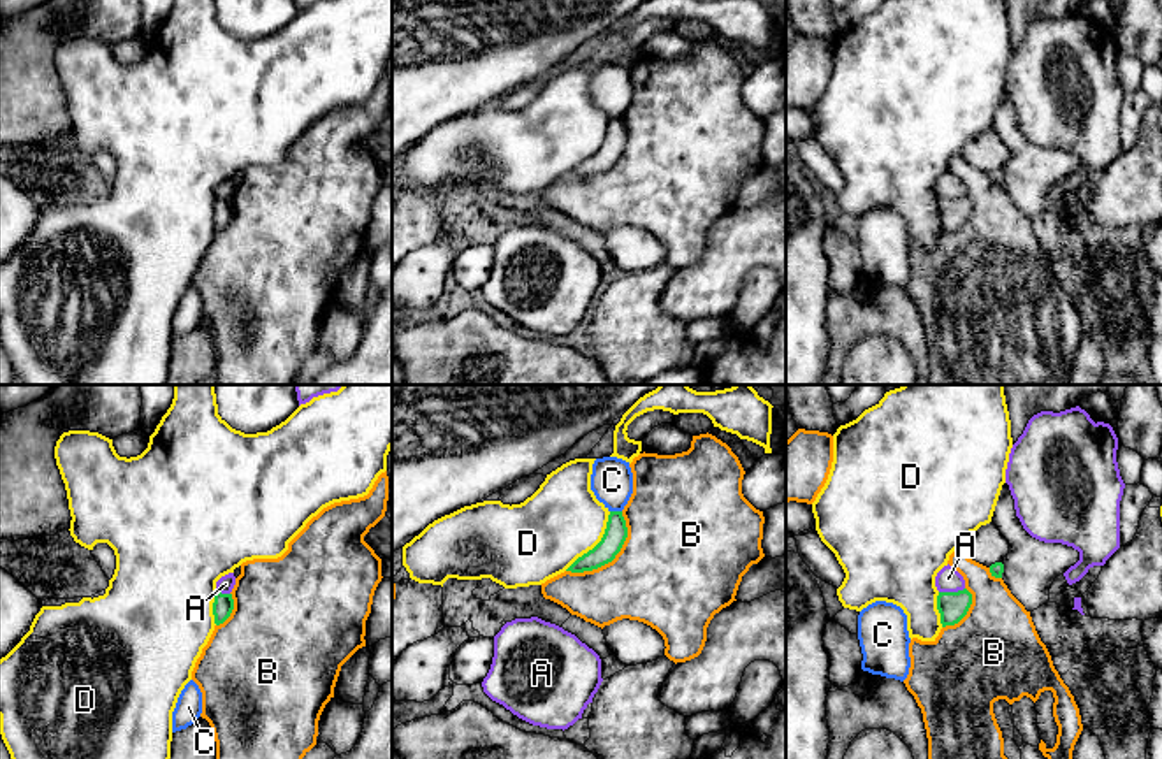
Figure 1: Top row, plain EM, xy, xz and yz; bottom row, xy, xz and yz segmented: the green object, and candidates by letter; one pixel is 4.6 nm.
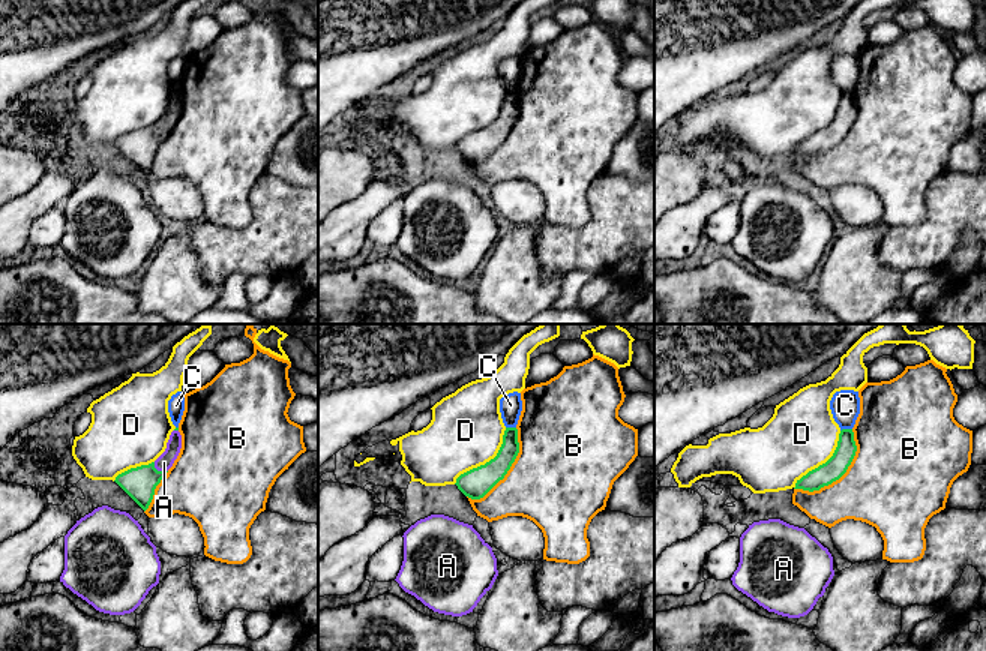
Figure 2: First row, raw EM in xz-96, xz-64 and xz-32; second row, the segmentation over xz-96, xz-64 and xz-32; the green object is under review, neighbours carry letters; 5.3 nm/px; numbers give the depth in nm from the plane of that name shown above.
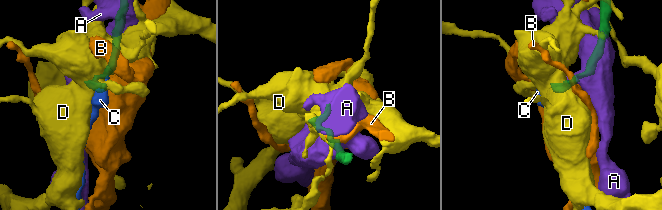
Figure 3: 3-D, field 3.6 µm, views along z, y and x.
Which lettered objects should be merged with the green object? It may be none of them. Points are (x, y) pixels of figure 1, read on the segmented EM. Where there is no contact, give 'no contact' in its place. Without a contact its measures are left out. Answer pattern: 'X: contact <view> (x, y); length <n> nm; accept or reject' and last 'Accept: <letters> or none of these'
A: contact yz (951, 592); length 120 nm; reject
B: contact xz (612, 559); length 380 nm; reject
C: contact xz (616, 512); length 60 nm; reject
D: contact xz (598, 543); length 340 nm; reject
Accept: none of these

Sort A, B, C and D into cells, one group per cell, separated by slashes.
A / B / C / D

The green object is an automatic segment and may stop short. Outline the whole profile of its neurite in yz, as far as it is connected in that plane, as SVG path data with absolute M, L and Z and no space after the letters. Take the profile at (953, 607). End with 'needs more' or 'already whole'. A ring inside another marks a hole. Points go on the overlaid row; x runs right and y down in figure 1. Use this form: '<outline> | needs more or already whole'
M967 589L958 592L939 592L937 610L942 627L958 624L967 615L970 604L972 594Z | already whole

